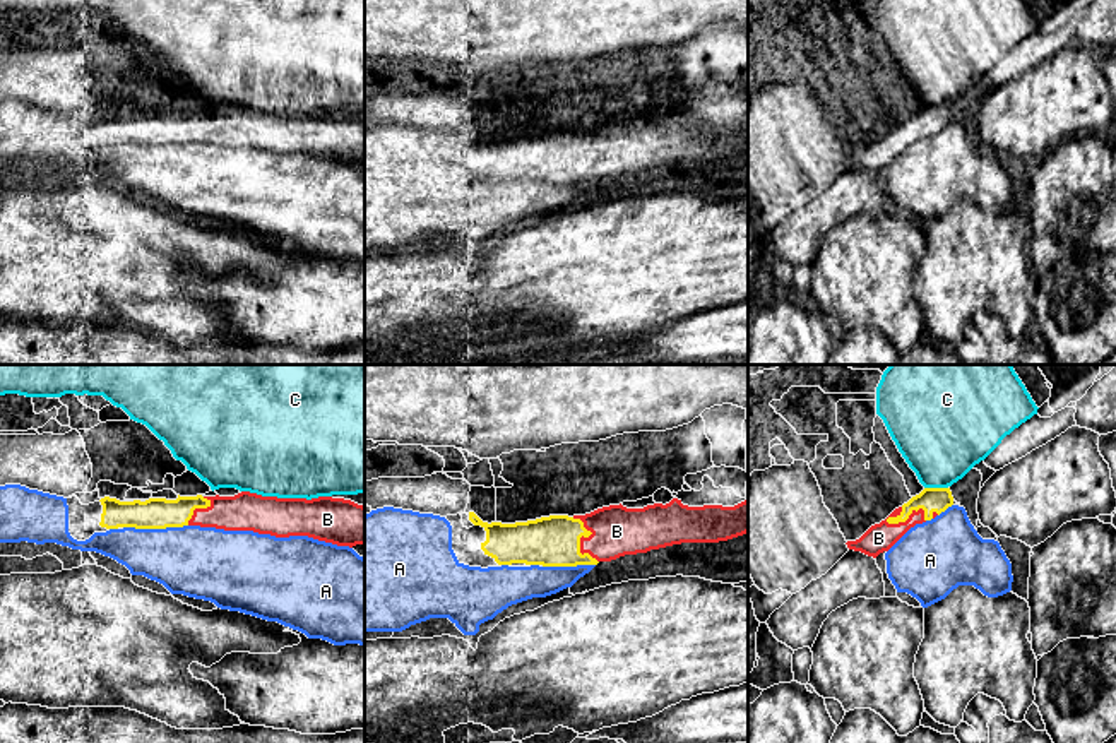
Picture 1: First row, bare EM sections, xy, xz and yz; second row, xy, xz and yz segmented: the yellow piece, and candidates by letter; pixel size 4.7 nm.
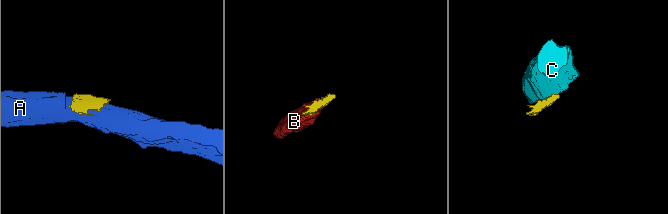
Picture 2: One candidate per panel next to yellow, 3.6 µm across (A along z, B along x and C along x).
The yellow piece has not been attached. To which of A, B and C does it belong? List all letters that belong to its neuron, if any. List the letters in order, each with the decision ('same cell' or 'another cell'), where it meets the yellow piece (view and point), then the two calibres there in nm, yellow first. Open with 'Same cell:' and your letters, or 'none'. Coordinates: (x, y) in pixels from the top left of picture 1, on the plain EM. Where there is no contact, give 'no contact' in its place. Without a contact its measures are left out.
Same cell: B
A: another cell | xy (154, 144) | 140/320 nm
B: same cell | yz (904, 137) | 110/140 nm
C: another cell | yz (937, 105) | 110/420 nm

